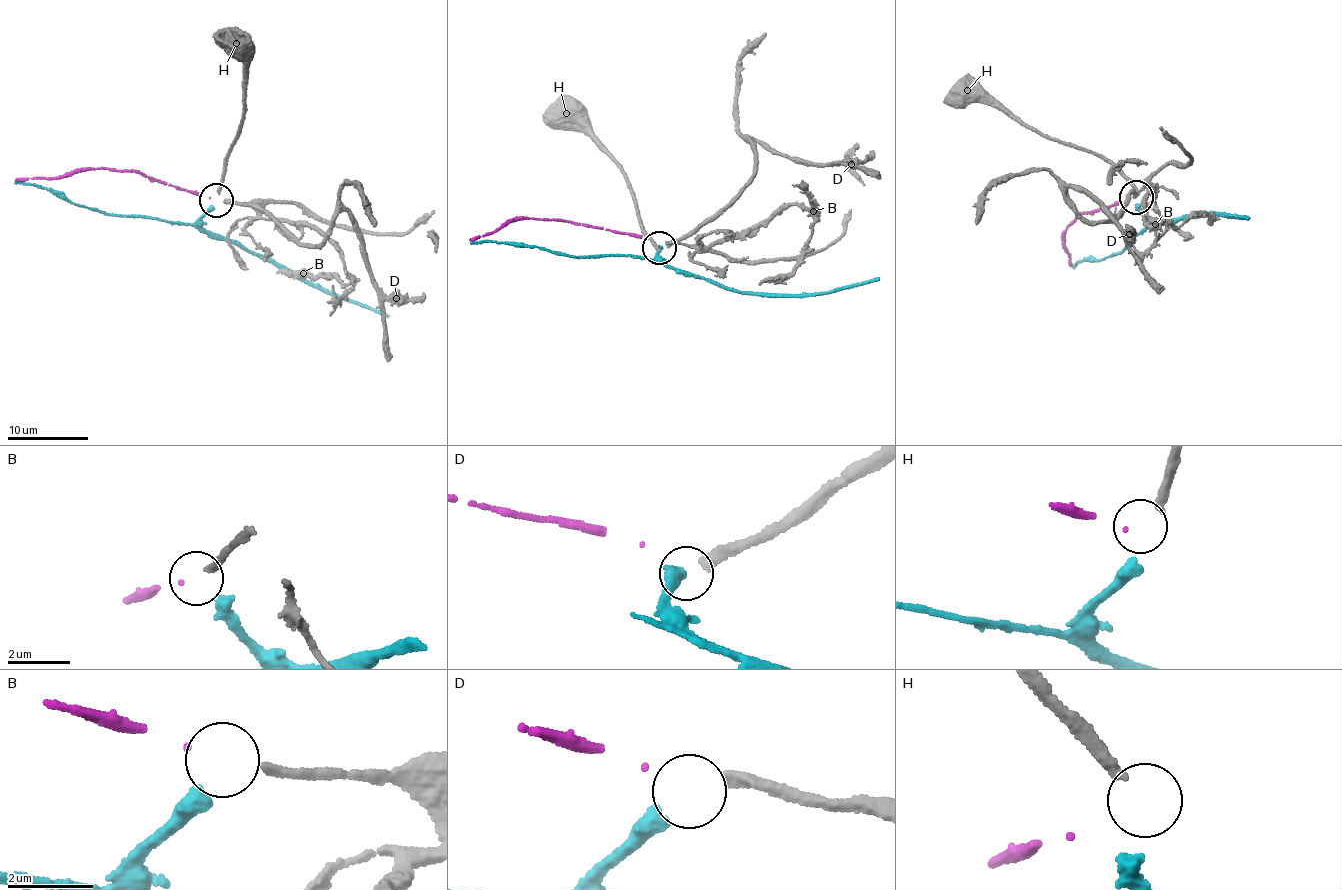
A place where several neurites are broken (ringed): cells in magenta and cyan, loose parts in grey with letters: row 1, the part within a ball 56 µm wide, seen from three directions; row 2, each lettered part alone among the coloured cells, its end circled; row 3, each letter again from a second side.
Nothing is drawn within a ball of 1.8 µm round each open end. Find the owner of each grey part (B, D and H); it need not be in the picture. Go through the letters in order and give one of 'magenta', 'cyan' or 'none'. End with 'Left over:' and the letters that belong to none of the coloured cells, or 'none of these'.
B: magenta
D: cyan
H: none
Left over: H

